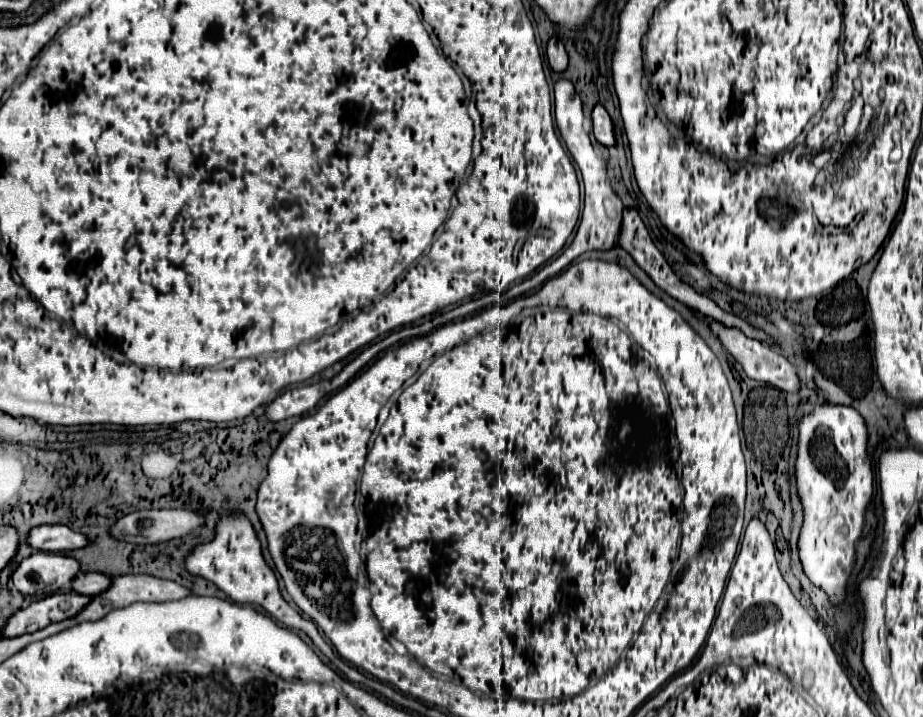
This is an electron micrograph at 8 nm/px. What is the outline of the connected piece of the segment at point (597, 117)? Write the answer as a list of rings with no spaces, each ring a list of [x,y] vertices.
[[[597,105],[593,109],[593,135],[599,143],[603,143],[605,147],[613,147],[615,145],[615,133],[613,133],[613,121],[609,117],[609,113],[603,109],[603,105]]]

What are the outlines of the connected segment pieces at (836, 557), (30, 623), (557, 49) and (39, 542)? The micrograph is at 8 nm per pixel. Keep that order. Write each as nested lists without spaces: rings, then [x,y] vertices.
[[[821,405],[809,417],[801,419],[799,427],[799,455],[795,463],[795,477],[799,495],[805,509],[803,529],[799,537],[799,557],[807,577],[829,595],[831,603],[839,603],[845,597],[849,573],[855,563],[855,543],[861,537],[865,509],[873,495],[873,471],[867,457],[867,427],[863,417],[843,405]]]
[[[55,593],[47,595],[39,601],[33,601],[27,609],[19,609],[15,617],[7,623],[7,629],[3,629],[3,637],[19,637],[25,633],[35,633],[51,623],[75,617],[85,605],[89,605],[91,597],[79,595],[79,593]]]
[[[555,37],[549,39],[549,43],[547,43],[547,61],[555,73],[561,73],[567,69],[567,51],[565,51],[563,43],[557,43]]]
[[[41,525],[31,529],[29,543],[39,551],[73,551],[87,547],[91,541],[67,525]]]

